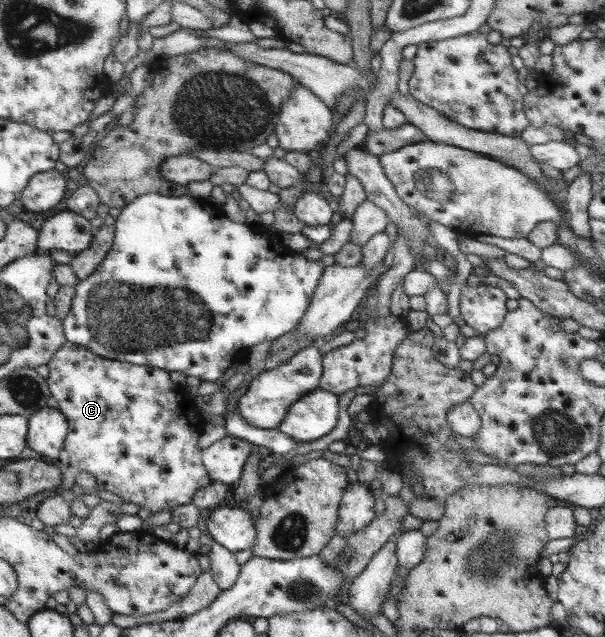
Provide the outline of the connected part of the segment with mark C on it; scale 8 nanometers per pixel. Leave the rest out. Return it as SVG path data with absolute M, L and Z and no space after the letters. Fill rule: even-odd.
M70 341L56 353L49 367L47 380L53 397L71 423L65 455L77 472L88 471L97 478L98 489L111 491L154 514L194 503L195 491L212 482L207 468L202 465L202 449L196 447L204 423L200 415L191 410L194 398L186 393L184 385L172 383L166 370L106 359Z

